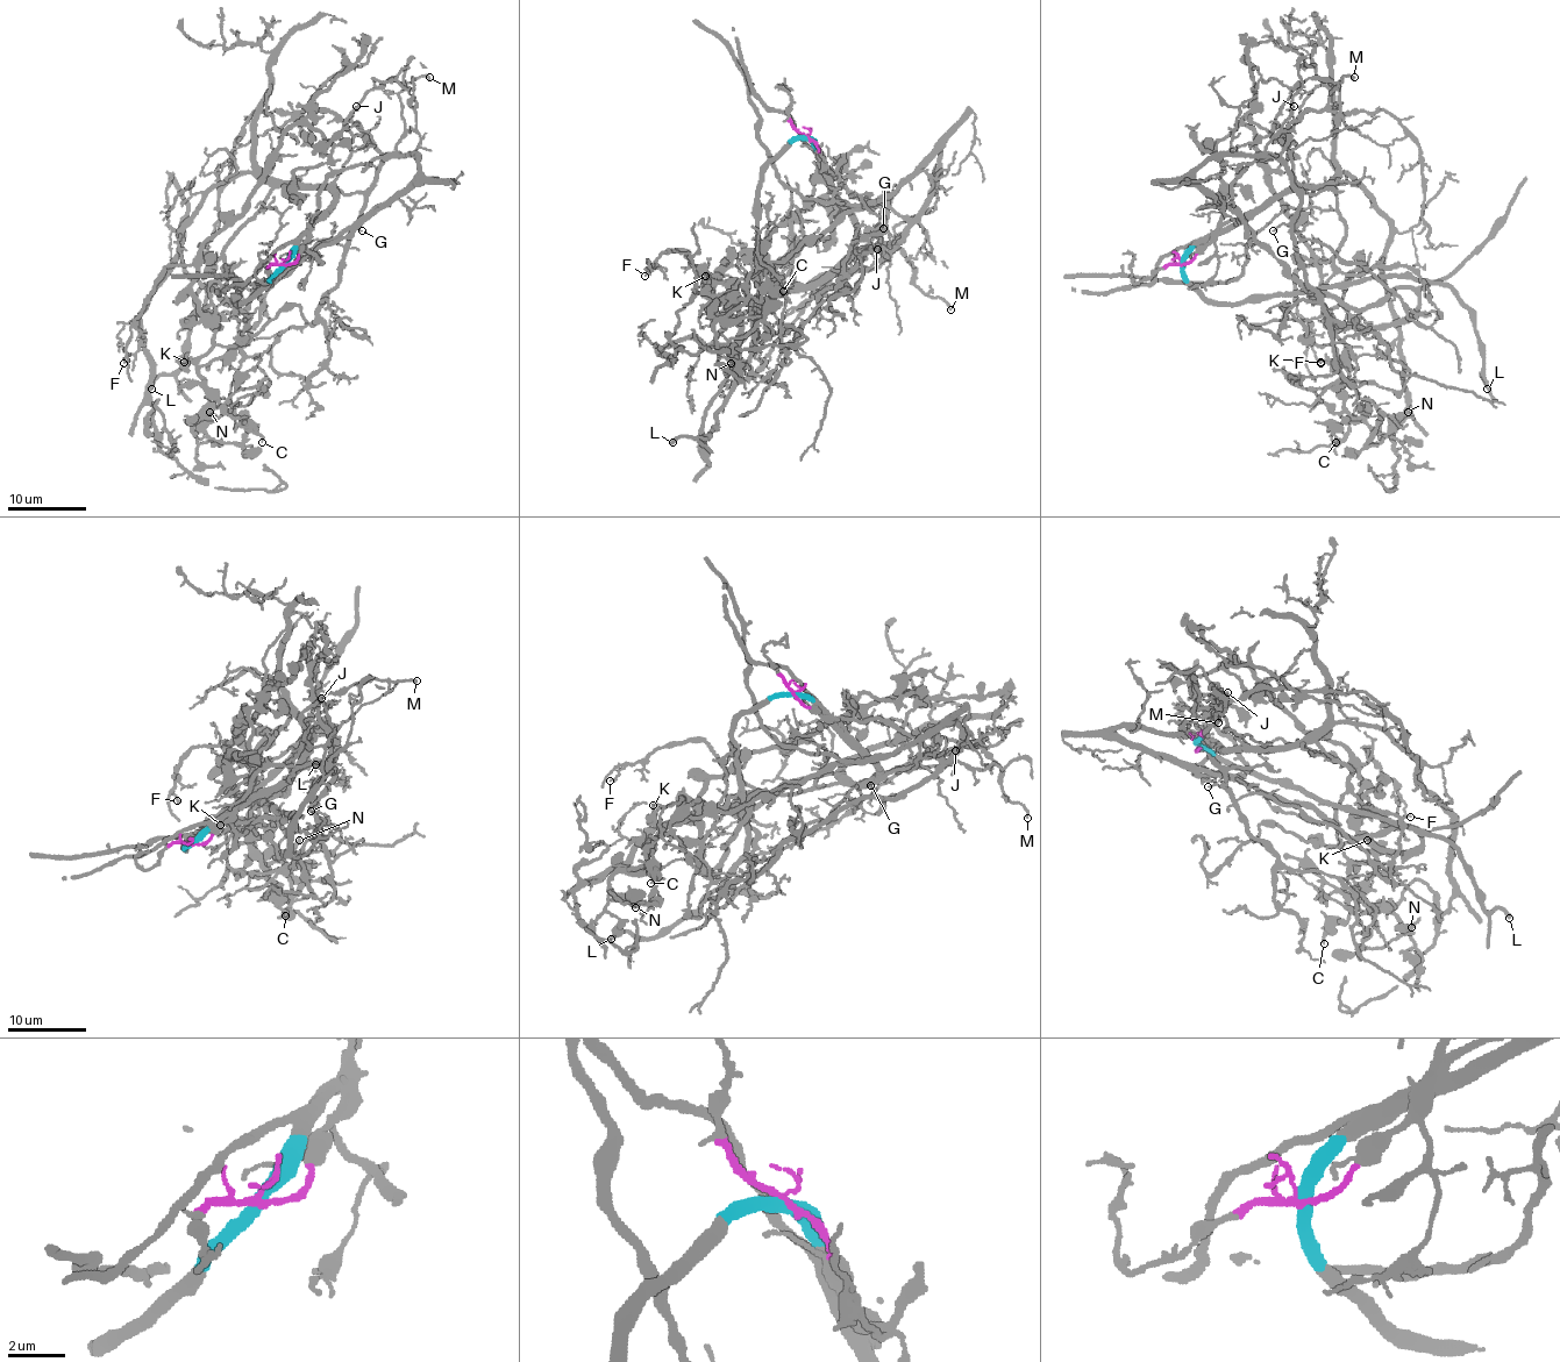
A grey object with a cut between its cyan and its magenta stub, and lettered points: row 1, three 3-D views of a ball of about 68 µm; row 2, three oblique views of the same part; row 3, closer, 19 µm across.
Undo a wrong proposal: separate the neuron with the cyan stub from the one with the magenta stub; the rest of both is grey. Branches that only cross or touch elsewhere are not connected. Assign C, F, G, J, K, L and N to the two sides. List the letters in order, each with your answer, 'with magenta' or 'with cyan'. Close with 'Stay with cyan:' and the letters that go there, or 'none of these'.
C: with magenta
F: with cyan
G: with magenta
J: with magenta
K: with magenta
L: with cyan
N: with magenta
Stay with cyan: F, L

